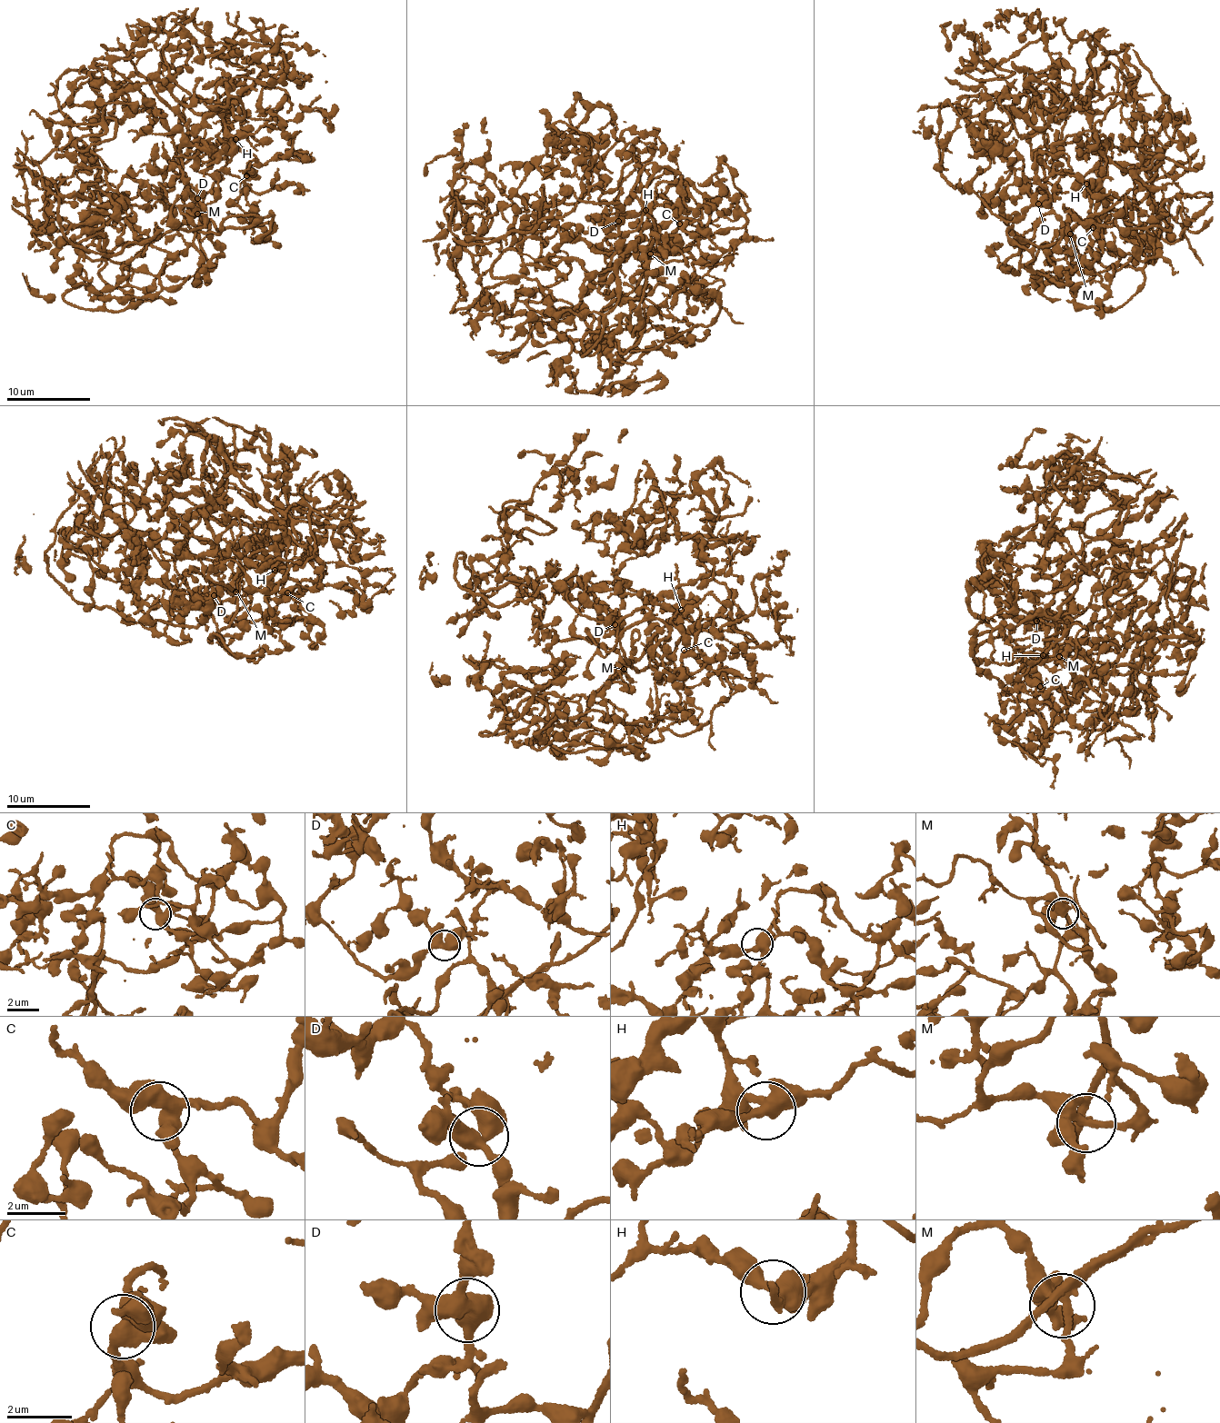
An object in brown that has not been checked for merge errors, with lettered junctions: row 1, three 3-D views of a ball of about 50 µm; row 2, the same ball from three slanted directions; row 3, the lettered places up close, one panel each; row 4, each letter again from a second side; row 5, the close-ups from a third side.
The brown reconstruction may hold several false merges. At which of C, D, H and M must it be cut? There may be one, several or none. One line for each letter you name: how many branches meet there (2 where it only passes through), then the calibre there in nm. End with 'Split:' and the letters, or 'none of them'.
Split: none of them

